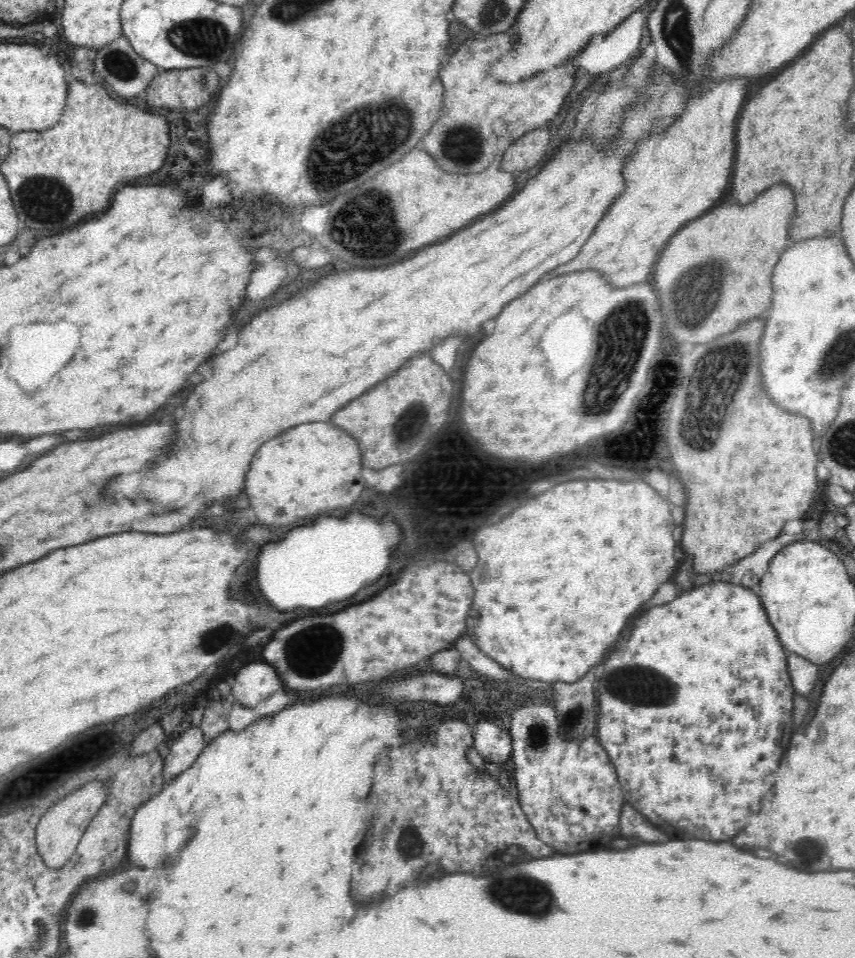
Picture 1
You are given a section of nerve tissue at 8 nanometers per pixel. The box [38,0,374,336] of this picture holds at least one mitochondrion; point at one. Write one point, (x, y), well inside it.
(205, 39)

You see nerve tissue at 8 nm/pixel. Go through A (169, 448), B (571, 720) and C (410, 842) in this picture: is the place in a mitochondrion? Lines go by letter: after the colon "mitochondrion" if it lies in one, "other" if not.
A: other
B: mitochondrion
C: mitochondrion

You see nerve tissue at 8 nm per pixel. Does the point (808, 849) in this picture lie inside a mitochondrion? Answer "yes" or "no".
yes

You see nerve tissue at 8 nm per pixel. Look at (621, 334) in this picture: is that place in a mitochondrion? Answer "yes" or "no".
yes

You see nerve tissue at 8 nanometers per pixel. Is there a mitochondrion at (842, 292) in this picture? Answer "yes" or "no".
no

